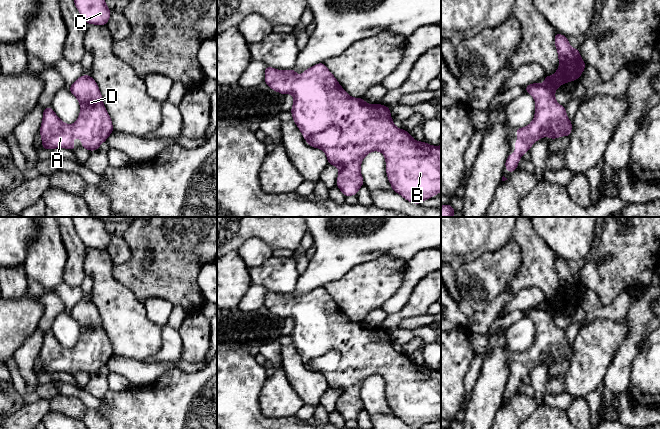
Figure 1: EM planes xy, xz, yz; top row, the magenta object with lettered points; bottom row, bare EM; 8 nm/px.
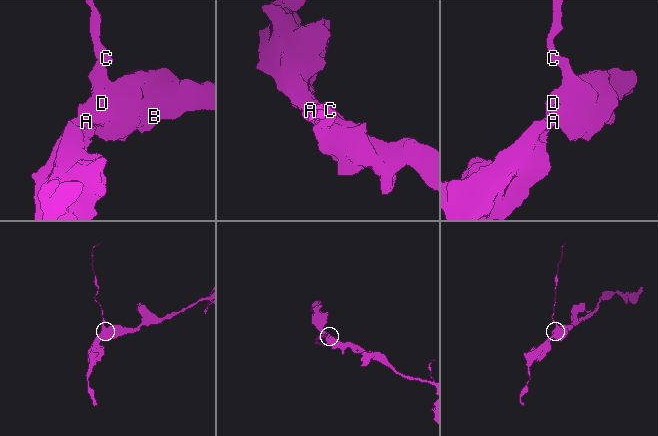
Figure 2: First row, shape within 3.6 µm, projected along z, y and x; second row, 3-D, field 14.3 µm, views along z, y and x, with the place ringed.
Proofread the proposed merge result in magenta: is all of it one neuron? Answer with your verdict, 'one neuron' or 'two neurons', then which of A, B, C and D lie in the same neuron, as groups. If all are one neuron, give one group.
one neuron | A B C D

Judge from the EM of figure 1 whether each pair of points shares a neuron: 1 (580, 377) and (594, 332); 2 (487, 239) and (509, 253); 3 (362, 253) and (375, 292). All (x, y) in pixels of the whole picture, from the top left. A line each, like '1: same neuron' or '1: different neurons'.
1: same neuron
2: different neurons
3: different neurons

